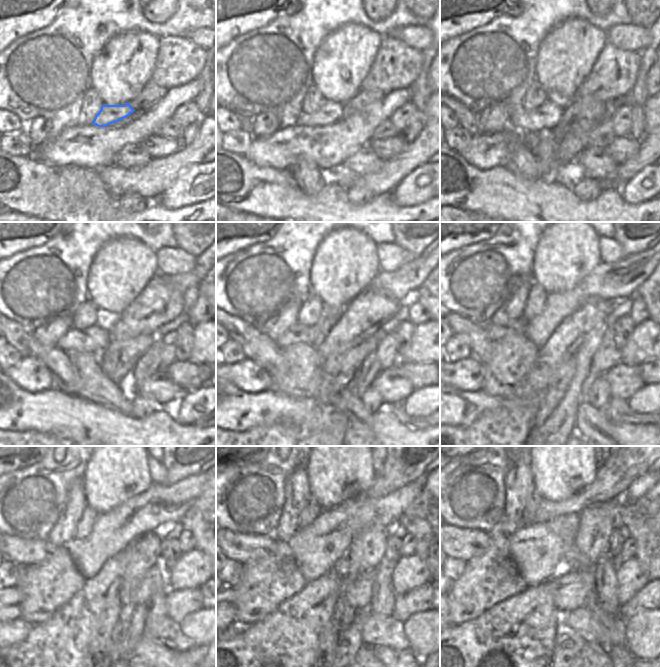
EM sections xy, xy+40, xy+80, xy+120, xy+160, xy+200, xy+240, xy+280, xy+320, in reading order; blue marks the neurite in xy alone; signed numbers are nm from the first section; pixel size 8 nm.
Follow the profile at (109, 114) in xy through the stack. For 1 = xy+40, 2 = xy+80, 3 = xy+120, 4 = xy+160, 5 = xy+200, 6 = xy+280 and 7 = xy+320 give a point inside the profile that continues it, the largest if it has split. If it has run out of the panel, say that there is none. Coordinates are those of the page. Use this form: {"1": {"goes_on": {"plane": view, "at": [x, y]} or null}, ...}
{"1": {"goes_on": {"plane": "xy+40", "at": [329, 112]}}, "2": {"goes_on": {"plane": "xy+80", "at": [547, 115]}}, "3": {"goes_on": {"plane": "xy+120", "at": [95, 339]}}, "4": {"goes_on": {"plane": "xy+160", "at": [297, 333]}}, "5": {"goes_on": {"plane": "xy+200", "at": [496, 332]}}, "6": {"goes_on": {"plane": "xy+280", "at": [240, 547]}}, "7": {"goes_on": {"plane": "xy+320", "at": [465, 544]}}}

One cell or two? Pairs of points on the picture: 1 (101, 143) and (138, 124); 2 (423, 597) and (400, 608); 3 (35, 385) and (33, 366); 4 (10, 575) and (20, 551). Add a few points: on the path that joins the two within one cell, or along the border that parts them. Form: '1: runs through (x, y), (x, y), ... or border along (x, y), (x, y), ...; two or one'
1: runs through (110, 140), (116, 135), (129, 131); one
2: runs through (417, 600), (406, 605); one
3: runs through (34, 380), (33, 371); one
4: border along (10, 560), (18, 565); two

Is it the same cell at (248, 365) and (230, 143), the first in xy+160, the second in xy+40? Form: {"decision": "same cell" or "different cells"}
{"decision": "different cells"}

